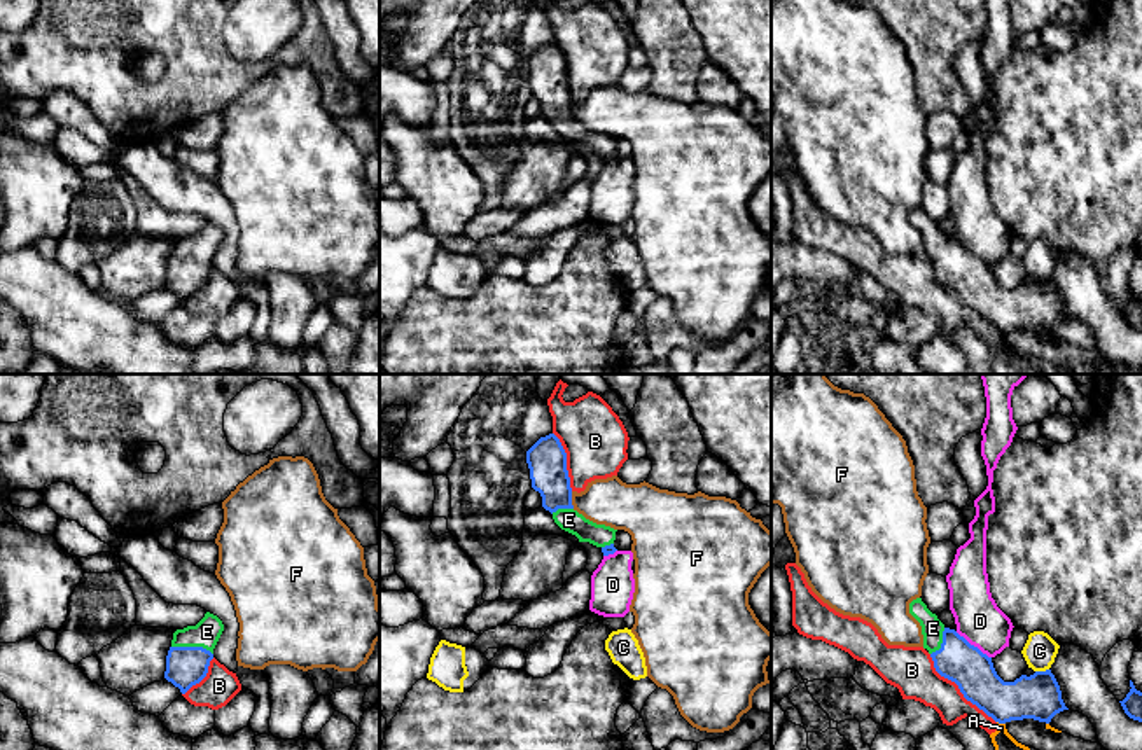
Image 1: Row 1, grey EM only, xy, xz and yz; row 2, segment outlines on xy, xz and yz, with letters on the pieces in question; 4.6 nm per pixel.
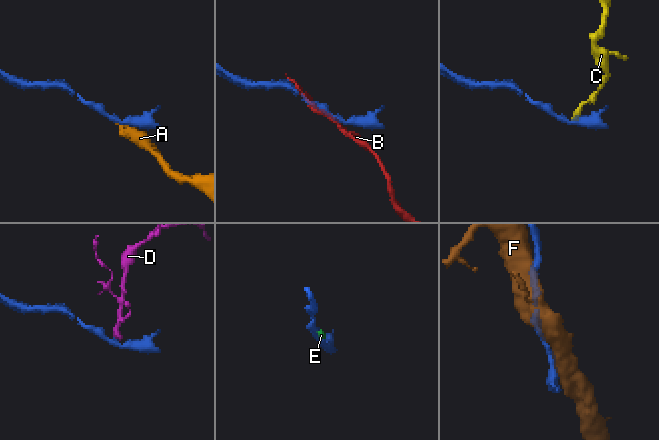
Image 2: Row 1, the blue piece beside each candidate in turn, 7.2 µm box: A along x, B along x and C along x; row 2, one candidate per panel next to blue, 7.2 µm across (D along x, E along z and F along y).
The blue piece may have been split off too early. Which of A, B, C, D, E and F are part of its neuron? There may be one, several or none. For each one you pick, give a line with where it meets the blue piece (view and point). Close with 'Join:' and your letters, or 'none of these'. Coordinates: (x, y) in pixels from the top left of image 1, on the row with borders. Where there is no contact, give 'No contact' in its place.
E: Touches blue at xy (193, 647)
Join: E

